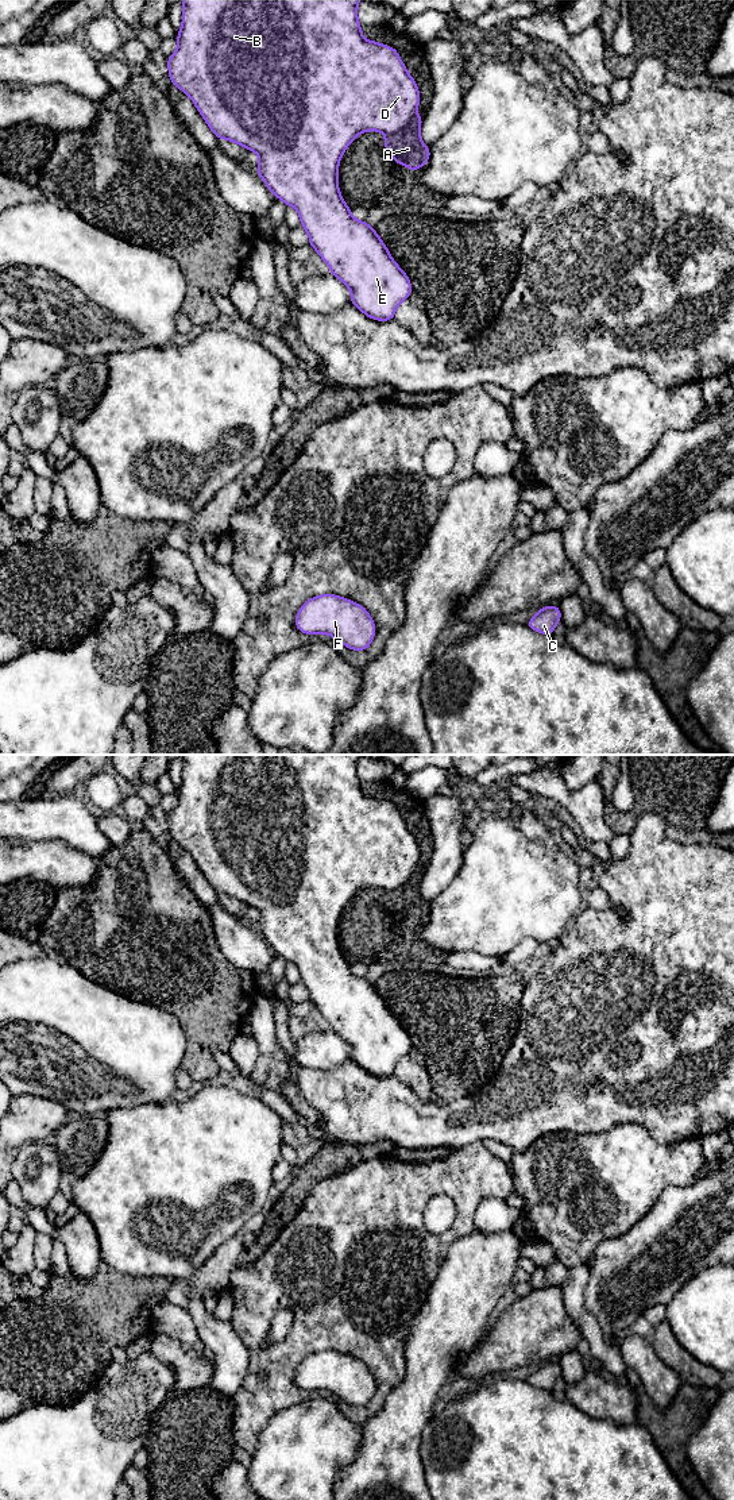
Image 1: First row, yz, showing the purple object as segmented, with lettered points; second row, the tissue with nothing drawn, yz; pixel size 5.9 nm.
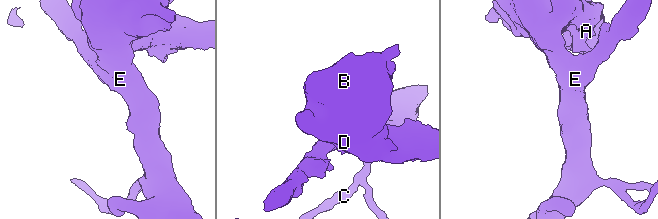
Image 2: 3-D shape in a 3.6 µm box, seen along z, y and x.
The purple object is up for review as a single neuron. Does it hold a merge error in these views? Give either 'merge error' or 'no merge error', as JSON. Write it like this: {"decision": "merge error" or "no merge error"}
{"decision": "merge error"}

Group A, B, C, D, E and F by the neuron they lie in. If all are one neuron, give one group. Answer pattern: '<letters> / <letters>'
A / B C D E F

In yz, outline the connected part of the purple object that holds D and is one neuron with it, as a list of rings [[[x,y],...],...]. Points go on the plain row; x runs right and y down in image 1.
[[[182,755],[182,759],[182,782],[175,791],[178,803],[173,811],[166,814],[169,834],[192,855],[202,875],[219,895],[231,896],[259,911],[260,918],[256,923],[256,929],[278,956],[297,965],[301,982],[309,991],[309,1000],[329,1022],[331,1030],[351,1046],[352,1063],[356,1063],[370,1075],[379,1077],[393,1076],[398,1061],[407,1056],[413,1048],[410,1036],[395,1019],[386,1000],[374,987],[374,983],[352,973],[351,963],[348,963],[341,953],[337,932],[339,918],[345,905],[359,890],[367,887],[397,890],[416,872],[420,861],[420,845],[406,826],[398,807],[391,802],[363,794],[356,768],[360,755]]]

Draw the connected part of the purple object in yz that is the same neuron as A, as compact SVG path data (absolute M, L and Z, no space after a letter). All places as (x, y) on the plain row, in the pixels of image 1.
M414 872L410 879L397 890L385 890L385 906L390 909L395 919L402 919L412 928L417 928L428 919L429 902L421 895L420 884L424 872Z

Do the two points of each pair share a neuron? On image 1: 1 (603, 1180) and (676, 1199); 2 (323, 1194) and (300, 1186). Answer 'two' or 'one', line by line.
1: two
2: two

